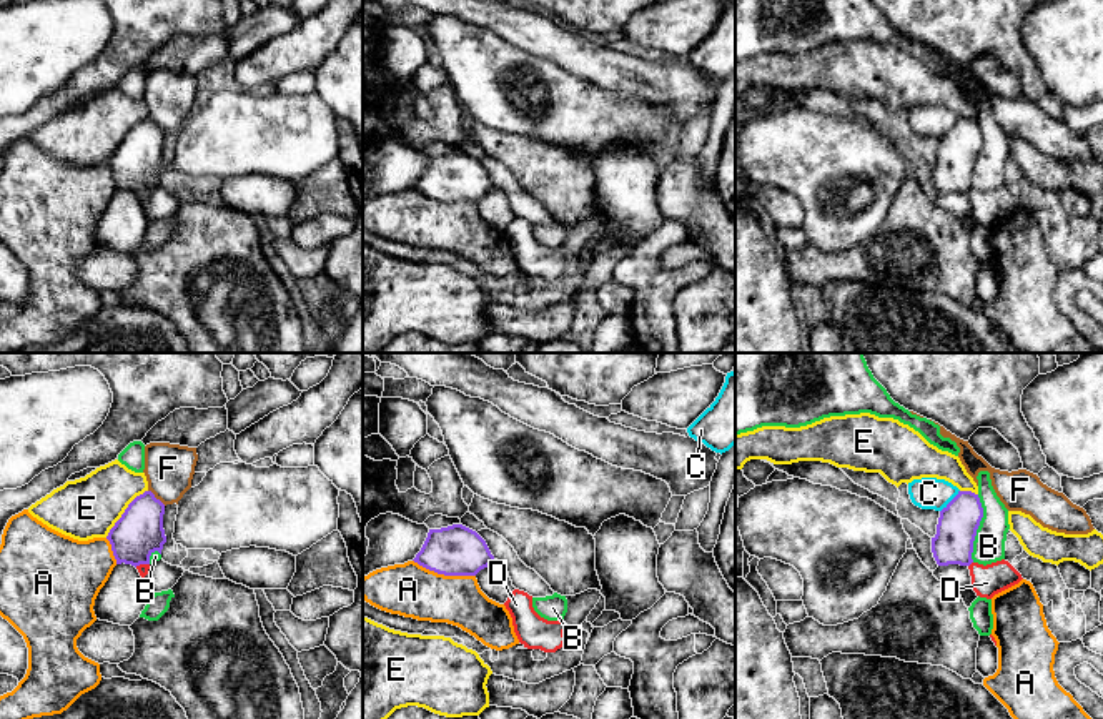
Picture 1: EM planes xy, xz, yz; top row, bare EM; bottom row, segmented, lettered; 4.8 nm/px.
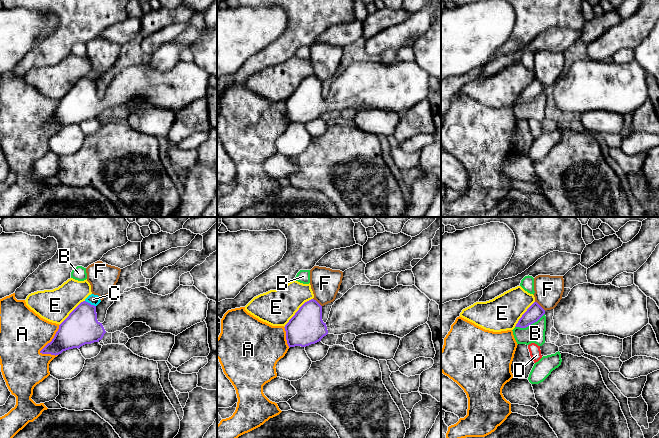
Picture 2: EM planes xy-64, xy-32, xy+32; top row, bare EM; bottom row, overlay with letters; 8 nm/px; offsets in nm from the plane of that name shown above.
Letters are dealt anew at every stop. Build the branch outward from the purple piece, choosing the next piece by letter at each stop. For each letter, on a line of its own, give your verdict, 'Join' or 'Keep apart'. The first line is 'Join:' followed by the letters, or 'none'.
Join: none
A: Keep apart
B: Keep apart
C: Keep apart
D: Keep apart
E: Keep apart
F: Keep apart

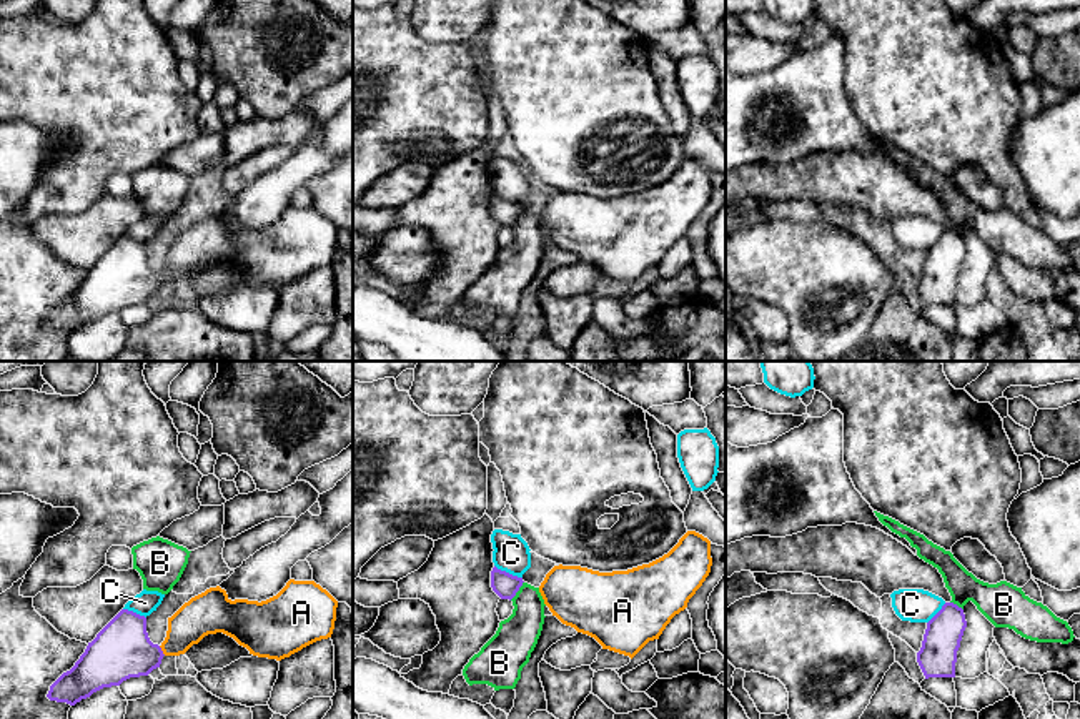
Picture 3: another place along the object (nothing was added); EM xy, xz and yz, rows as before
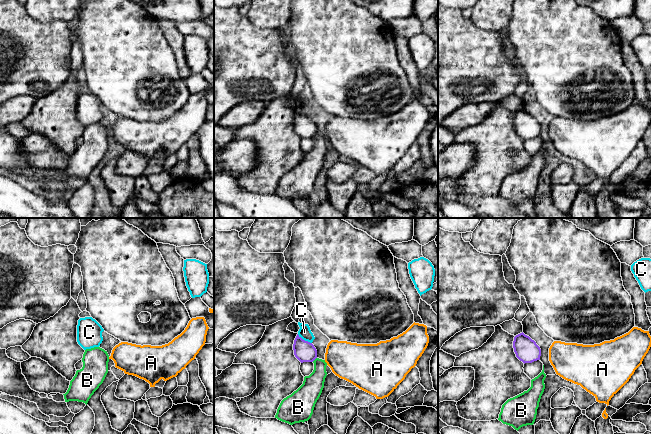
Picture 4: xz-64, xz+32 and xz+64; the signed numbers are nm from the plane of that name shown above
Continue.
Join: A
A: Join
B: Keep apart
C: Keep apart

